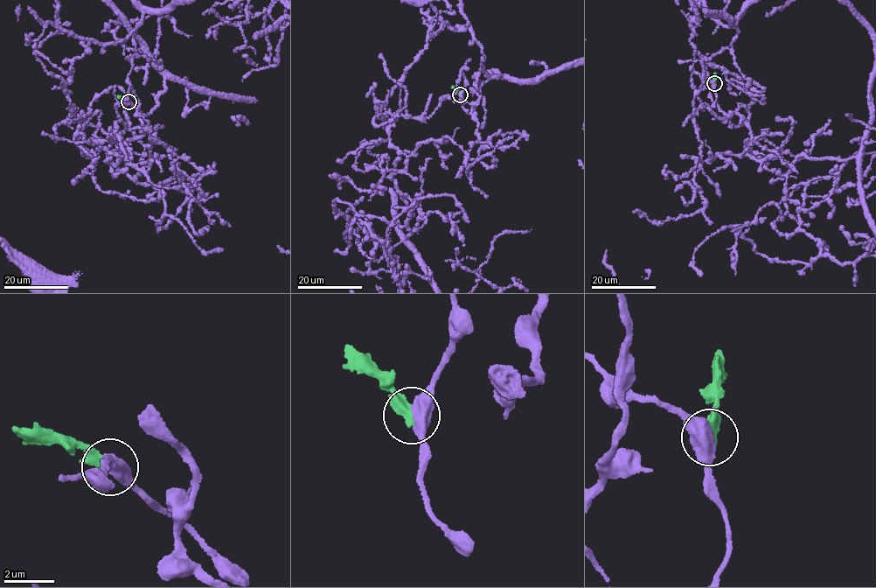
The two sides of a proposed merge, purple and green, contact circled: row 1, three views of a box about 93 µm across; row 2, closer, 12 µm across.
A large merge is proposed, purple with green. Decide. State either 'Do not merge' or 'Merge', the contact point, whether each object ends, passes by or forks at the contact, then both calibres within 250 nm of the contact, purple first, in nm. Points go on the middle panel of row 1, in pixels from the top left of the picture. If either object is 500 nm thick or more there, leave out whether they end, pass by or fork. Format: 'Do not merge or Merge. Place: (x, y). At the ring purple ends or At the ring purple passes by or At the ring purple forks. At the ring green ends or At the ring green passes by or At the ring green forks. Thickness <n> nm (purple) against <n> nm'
Do not merge. Place: (460, 94). Thickness 550 nm (purple) against 440 nm

